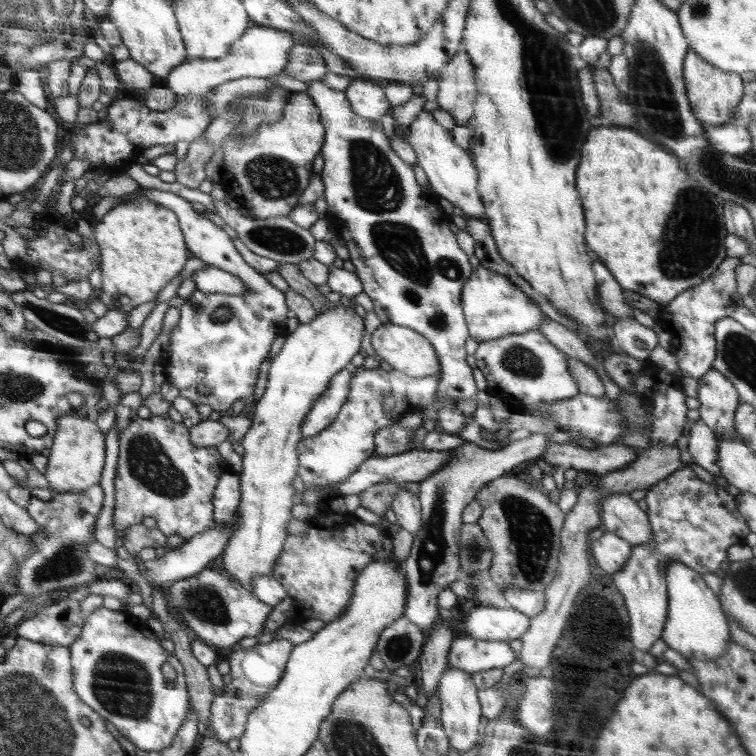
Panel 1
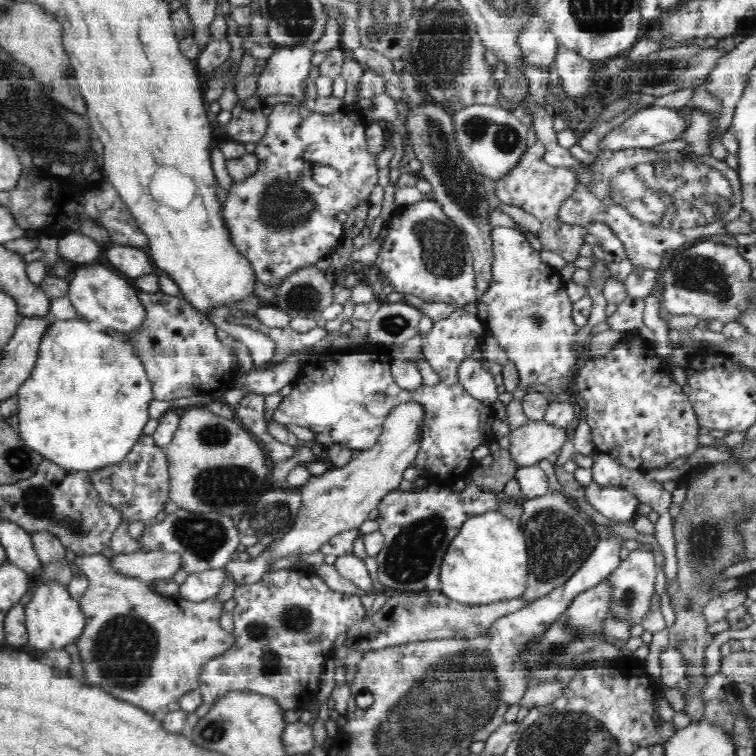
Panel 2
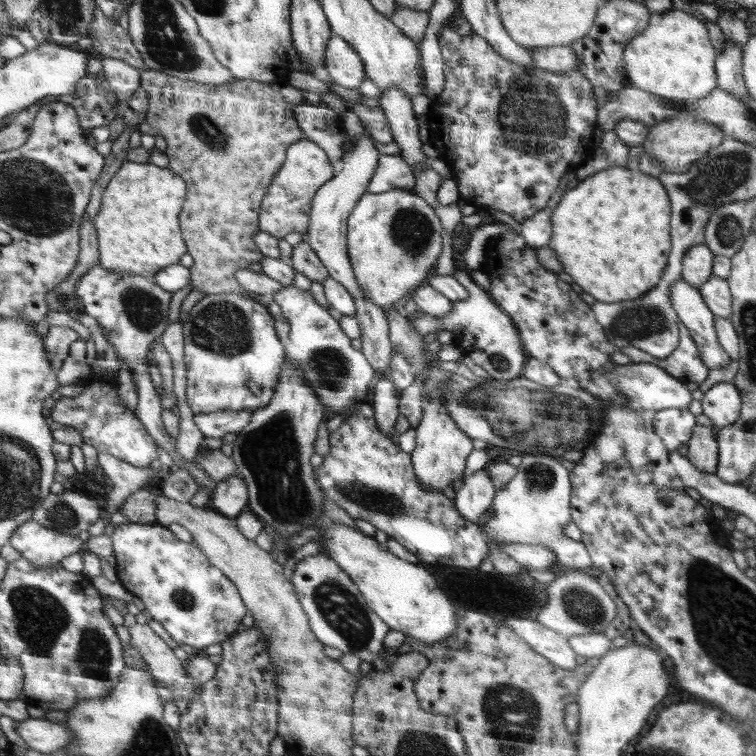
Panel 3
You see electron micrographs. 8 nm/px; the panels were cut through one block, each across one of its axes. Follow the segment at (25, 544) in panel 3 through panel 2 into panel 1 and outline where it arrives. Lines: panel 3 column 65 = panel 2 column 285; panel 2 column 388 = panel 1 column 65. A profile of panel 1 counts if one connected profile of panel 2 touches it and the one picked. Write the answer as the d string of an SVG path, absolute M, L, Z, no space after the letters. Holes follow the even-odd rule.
M74 413L62 415L44 476L51 486L53 494L66 494L86 491L98 487L100 474L104 466L104 434L91 415Z

